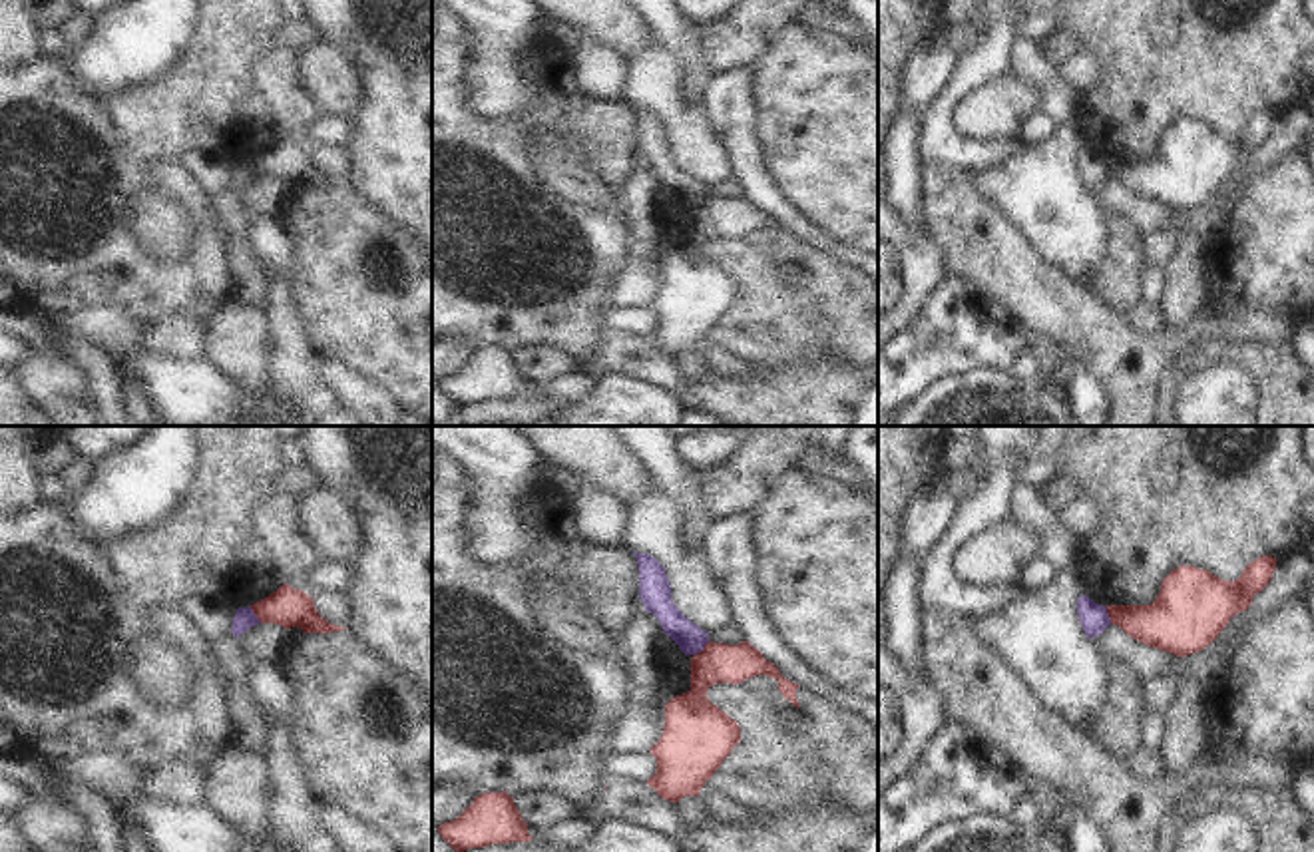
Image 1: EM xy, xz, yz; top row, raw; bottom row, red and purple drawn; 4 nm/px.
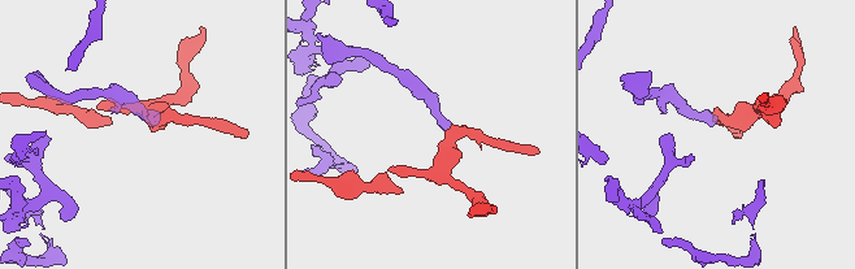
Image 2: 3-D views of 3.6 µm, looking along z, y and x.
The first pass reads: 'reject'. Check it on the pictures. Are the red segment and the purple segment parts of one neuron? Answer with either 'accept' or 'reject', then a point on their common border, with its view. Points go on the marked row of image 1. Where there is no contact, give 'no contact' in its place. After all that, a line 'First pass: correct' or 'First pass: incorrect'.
reject; contact xz (703, 649)
First pass: correct

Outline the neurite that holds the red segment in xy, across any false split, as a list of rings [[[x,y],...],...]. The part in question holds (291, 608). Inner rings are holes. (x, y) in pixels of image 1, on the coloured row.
[[[283,583],[275,593],[251,605],[253,613],[259,617],[261,623],[277,623],[285,629],[301,627],[305,633],[332,633],[342,631],[348,627],[338,627],[323,619],[315,607],[311,595],[301,589],[293,589],[291,585]]]

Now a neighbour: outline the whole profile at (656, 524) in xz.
[[[659,482],[629,510],[625,547],[653,555],[671,583],[679,611],[709,635],[737,623],[729,589],[705,551],[691,551],[683,539],[685,506]]]

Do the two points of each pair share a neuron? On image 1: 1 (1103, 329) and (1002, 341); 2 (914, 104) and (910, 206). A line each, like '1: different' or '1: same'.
1: different
2: same

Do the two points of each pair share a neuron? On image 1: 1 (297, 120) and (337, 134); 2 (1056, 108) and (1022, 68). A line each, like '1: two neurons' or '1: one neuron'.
1: two neurons
2: one neuron

